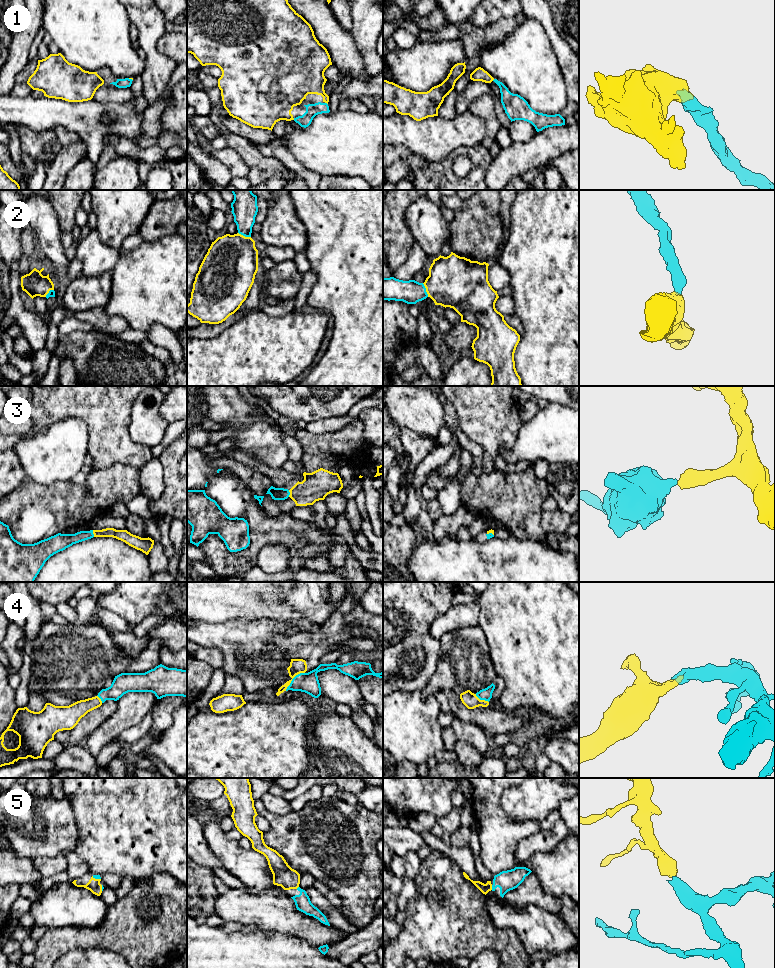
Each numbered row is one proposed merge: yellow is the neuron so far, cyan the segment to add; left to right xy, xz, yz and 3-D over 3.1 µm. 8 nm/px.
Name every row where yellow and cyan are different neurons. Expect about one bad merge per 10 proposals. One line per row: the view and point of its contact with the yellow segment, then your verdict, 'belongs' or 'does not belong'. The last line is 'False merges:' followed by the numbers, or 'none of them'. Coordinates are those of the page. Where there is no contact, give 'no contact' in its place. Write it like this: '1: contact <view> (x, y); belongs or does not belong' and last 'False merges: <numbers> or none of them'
1: contact xz (326, 102); belongs
2: contact yz (426, 290); belongs
3: contact xy (93, 533); belongs
4: contact xz (292, 678); belongs
5: contact yz (491, 887); belongs
False merges: none of them

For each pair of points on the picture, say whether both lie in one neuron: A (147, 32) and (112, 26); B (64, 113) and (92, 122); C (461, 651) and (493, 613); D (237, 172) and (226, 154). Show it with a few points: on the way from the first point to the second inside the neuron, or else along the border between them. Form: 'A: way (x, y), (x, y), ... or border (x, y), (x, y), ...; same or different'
A: border (125, 10), (130, 22); different
B: way (71, 115), (85, 120); same
C: border (478, 624), (484, 634), (489, 650); different
D: way (237, 168), (230, 158); same

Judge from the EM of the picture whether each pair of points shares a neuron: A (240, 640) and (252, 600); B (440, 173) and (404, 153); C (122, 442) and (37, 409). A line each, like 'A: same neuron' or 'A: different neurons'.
A: different neurons
B: different neurons
C: same neuron

